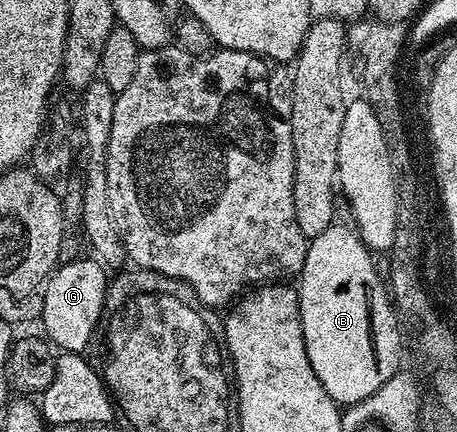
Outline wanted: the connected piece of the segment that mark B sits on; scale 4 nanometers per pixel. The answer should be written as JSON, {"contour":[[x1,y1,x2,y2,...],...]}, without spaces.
{"contour":[[335,223,331,227,327,227,327,231,323,231,323,235,312,238,312,240,309,241,309,250,307,251,305,262,299,274,299,282,301,281,301,285,298,284,296,286,297,298,299,299,299,311,301,312,301,326,303,327,303,339,305,340,305,352,309,354,311,367,315,371,319,383,323,383,327,395,331,395,331,399,341,407,348,407,359,403,363,399,367,399,367,395,375,395,375,391,379,391,379,387,383,387,383,383,387,383,387,379,394,377,402,368,400,329,402,326,399,324,399,318,395,312,391,294,386,282,383,280,382,274,380,277,380,275,377,274,376,267,373,266,373,260,375,260,374,254,363,244,356,232,354,232,348,224,346,225,347,226,341,225,341,223]]}

